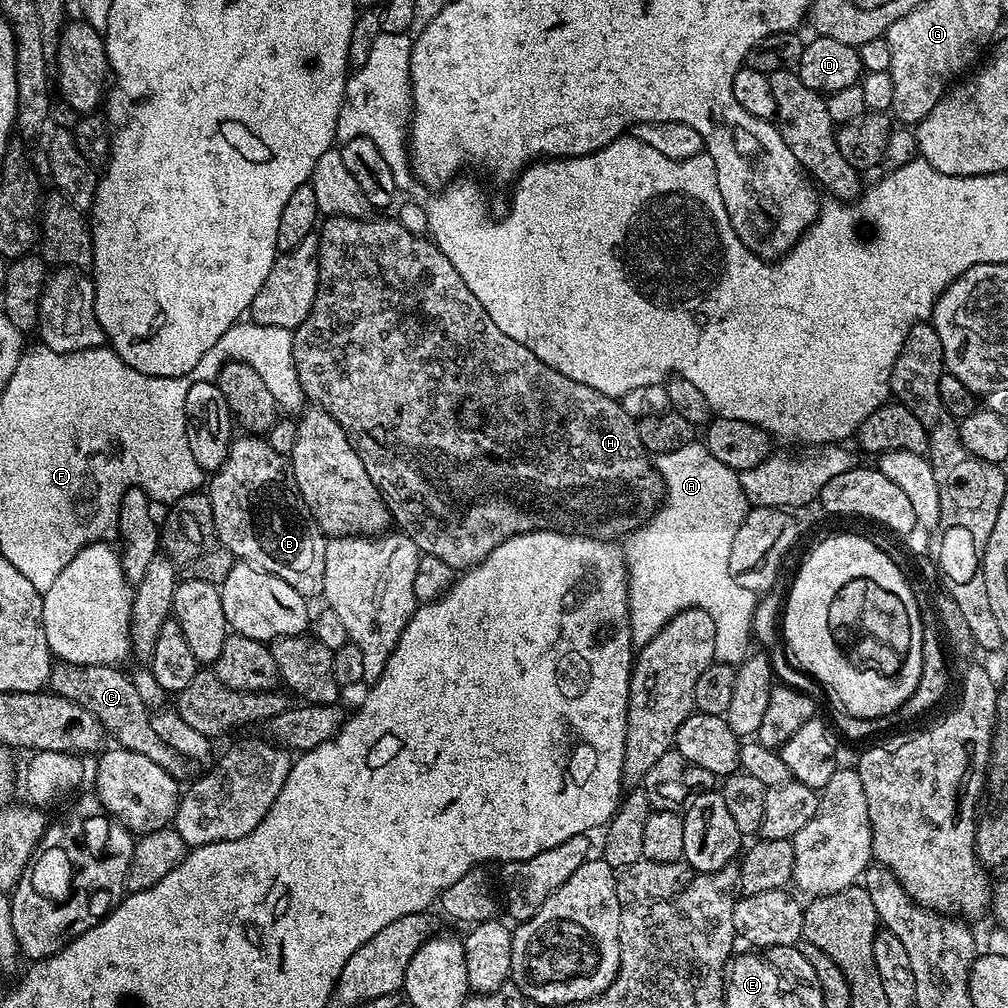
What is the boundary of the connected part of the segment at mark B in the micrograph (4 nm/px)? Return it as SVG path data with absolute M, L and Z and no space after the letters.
M240 434L228 447L226 462L215 469L213 476L216 477L213 480L211 477L206 494L214 506L217 541L230 549L237 561L252 564L255 568L282 578L282 582L294 586L294 590L298 590L298 594L305 598L319 597L324 591L326 578L326 537L310 514L298 490L298 482L294 482L289 457L275 452L267 439L259 435Z

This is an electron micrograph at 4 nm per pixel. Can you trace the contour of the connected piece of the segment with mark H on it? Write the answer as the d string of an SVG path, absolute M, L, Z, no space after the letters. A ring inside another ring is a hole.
M384 214L377 216L380 216L377 220L359 216L330 216L319 225L318 290L314 294L314 306L310 306L310 314L306 314L303 322L293 331L292 341L294 370L298 370L298 382L302 382L305 397L315 407L326 410L326 414L330 414L330 418L342 426L346 438L350 438L350 446L358 458L362 458L362 466L366 466L370 482L374 482L384 505L388 507L389 517L395 527L409 536L420 547L423 555L442 558L442 562L446 562L446 566L453 570L467 570L482 563L490 550L511 536L543 530L612 540L627 537L651 520L654 511L662 504L664 482L638 438L634 416L620 405L623 403L617 397L602 394L582 382L574 382L574 378L566 378L566 374L546 366L546 362L526 350L526 346L514 342L514 338L506 338L506 334L494 326L482 302L470 294L470 288L466 282L462 282L458 270L454 270L454 262L442 254L437 244L423 235L406 230L399 219L387 220ZM464 403L473 404L484 411L484 432L467 432L460 428L456 407Z

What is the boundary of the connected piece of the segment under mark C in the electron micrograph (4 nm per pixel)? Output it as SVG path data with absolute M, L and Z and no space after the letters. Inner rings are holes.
M56 662L52 665L48 683L55 695L66 698L70 702L78 702L78 706L82 706L88 711L100 724L101 729L107 735L109 732L116 739L113 741L119 747L150 758L150 762L162 766L162 770L166 770L166 774L170 774L177 782L187 781L193 775L193 761L187 760L176 750L170 750L170 746L166 746L166 742L162 742L162 738L158 738L158 734L154 734L150 709L142 702L138 690L134 690L133 677L120 671L124 670L109 664L82 666L81 664Z

